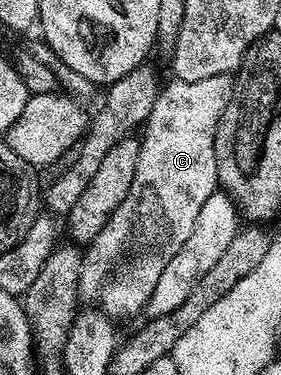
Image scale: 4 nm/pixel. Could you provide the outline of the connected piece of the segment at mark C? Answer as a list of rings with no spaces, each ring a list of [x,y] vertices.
[[[221,74],[208,80],[192,82],[170,80],[170,83],[166,82],[161,87],[140,134],[140,160],[136,160],[136,176],[132,176],[132,188],[128,196],[124,196],[124,204],[112,212],[108,224],[100,228],[100,236],[96,236],[96,240],[85,247],[82,255],[78,285],[81,301],[93,303],[107,318],[130,318],[147,309],[147,302],[159,283],[161,272],[191,235],[196,216],[199,215],[200,208],[204,207],[204,202],[219,189],[214,141],[220,116],[229,102],[231,85],[231,79]]]

